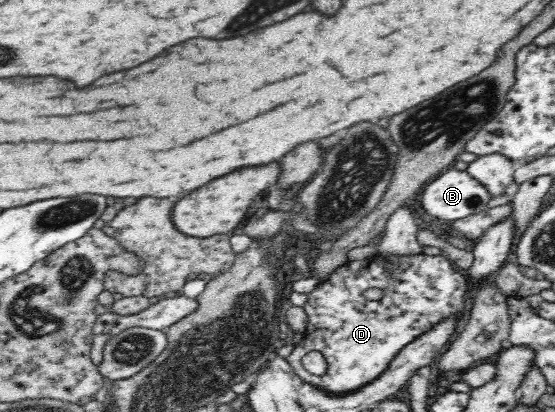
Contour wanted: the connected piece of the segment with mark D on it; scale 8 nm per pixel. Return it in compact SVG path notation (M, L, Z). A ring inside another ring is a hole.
M424 253L411 255L374 255L364 260L351 260L336 268L319 285L306 294L308 300L301 307L308 317L308 324L301 333L302 340L294 344L287 361L293 371L306 384L312 384L328 391L328 393L347 393L359 389L379 376L382 371L396 358L396 355L410 342L418 340L426 334L450 320L458 318L456 328L461 329L469 309L470 284L466 272L454 266L446 254L430 256ZM368 287L380 288L385 296L378 302L367 302L361 293ZM308 352L320 352L328 363L327 373L316 376L302 367L303 356Z

